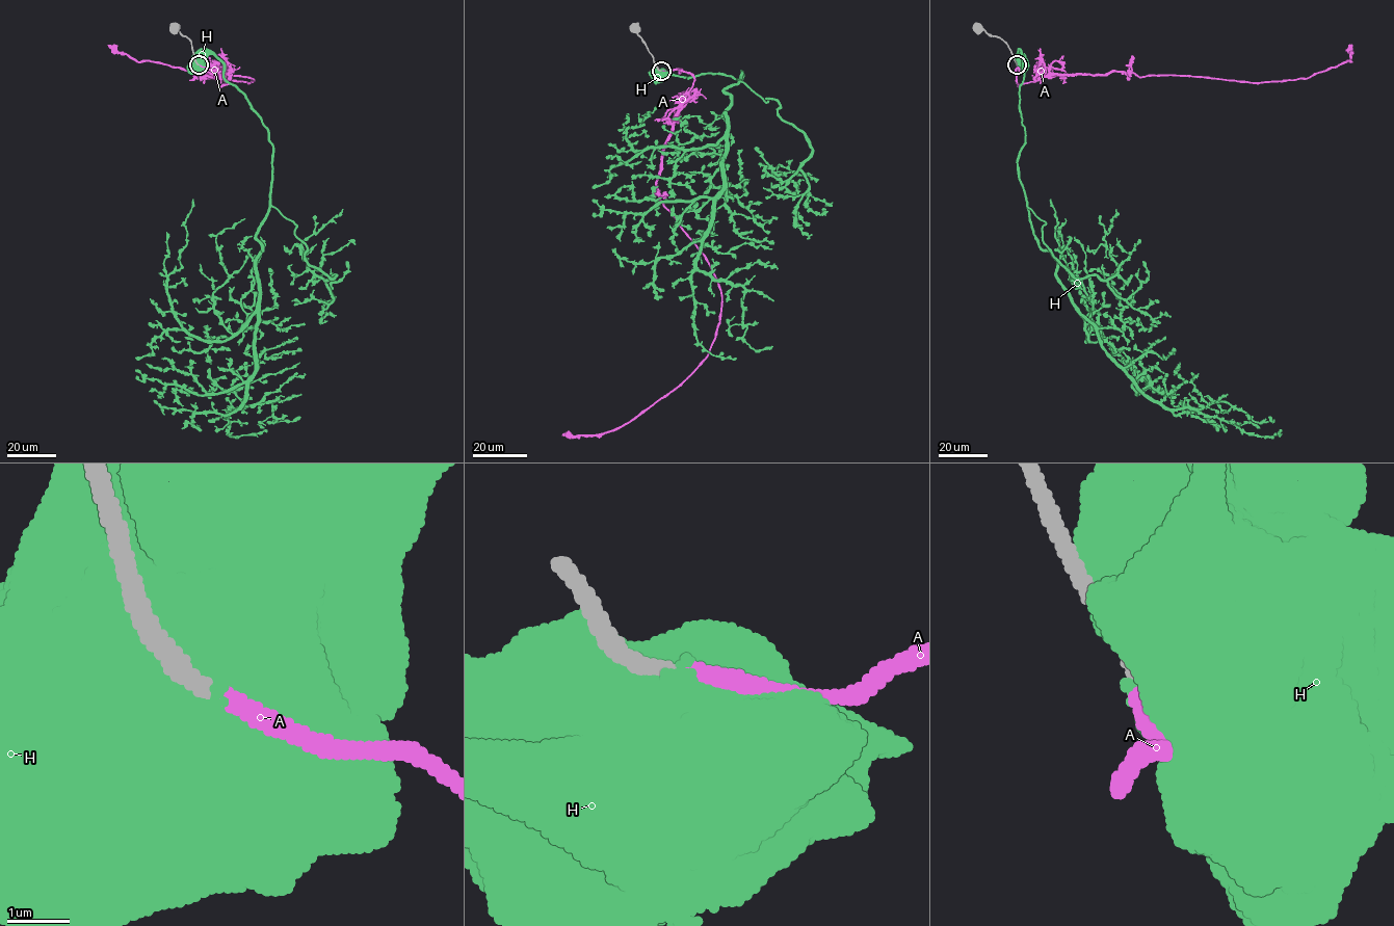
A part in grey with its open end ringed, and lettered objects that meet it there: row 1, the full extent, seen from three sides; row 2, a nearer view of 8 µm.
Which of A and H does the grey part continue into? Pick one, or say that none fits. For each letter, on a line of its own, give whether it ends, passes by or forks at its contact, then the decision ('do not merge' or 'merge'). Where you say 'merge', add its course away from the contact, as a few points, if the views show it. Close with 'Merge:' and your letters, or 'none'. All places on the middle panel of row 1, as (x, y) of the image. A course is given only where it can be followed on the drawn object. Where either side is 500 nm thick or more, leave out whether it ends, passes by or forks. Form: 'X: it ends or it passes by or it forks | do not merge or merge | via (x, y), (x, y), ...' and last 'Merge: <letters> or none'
A: it ends | merge | via (661, 71), (693, 79), (656, 189), (717, 283), (717, 334), (706, 359), (630, 420), (603, 433), (562, 434)
H: do not merge
Merge: A

